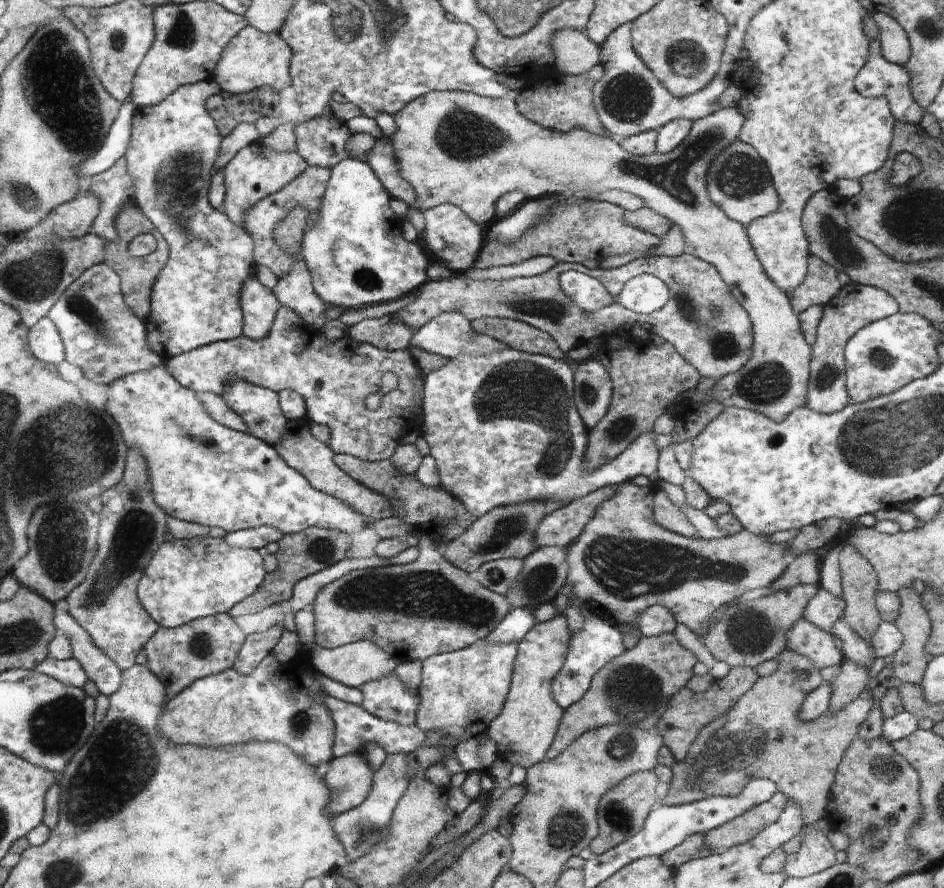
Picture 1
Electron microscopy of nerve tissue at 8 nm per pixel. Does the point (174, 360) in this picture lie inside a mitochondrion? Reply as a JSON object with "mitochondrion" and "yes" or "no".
{"mitochondrion":"no"}

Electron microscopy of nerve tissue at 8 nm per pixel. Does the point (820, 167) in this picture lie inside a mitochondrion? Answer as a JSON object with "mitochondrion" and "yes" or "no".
{"mitochondrion":"no"}

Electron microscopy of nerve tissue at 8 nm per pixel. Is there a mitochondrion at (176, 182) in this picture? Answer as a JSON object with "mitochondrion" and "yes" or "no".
{"mitochondrion":"yes"}

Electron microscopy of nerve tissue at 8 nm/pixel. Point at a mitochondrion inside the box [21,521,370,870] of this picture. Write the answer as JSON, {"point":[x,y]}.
{"point":[110,774]}

